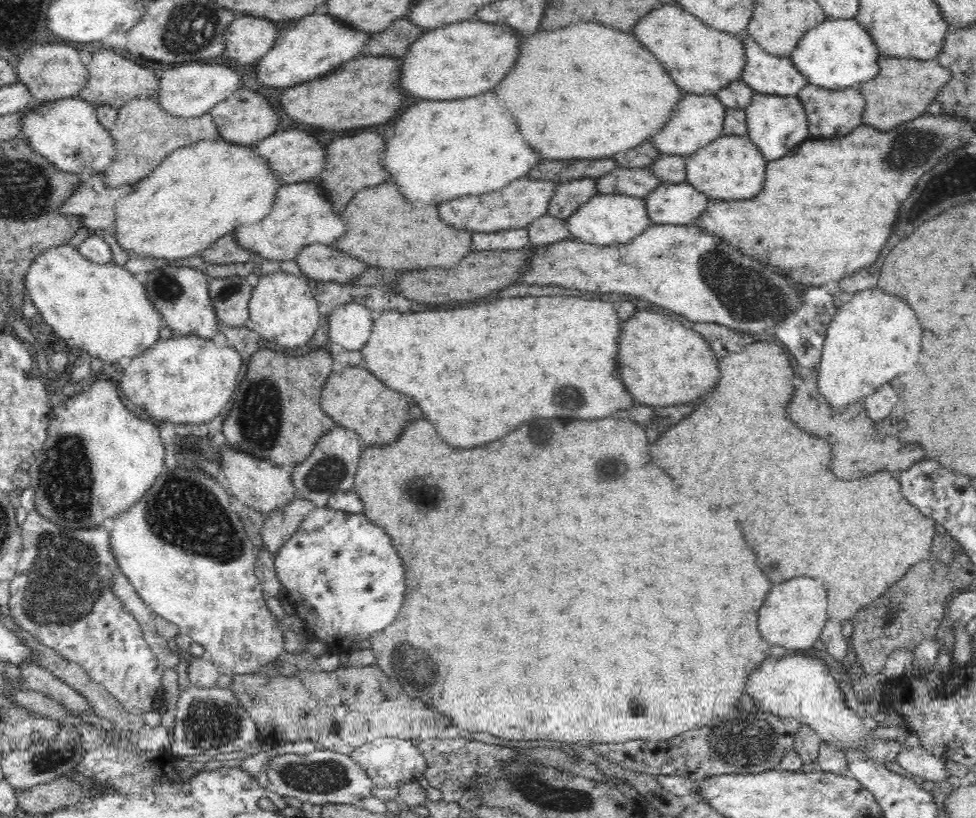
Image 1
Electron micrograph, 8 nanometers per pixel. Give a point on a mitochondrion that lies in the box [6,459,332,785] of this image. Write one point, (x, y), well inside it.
(64, 584)

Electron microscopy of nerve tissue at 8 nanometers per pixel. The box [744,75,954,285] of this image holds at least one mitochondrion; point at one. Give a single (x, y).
(910, 148)

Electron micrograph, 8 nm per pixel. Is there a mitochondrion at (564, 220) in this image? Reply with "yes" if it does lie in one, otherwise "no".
no

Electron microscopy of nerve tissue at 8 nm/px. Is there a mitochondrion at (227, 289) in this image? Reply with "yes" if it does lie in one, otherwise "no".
yes

